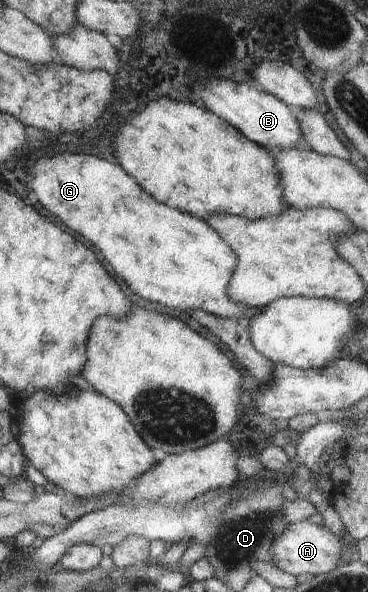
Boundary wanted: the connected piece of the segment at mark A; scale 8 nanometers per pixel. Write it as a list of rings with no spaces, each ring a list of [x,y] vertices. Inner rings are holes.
[[[307,520],[282,525],[280,535],[272,540],[270,546],[271,563],[281,571],[297,576],[298,574],[319,575],[334,569],[342,553],[340,538],[324,527],[309,523]]]

